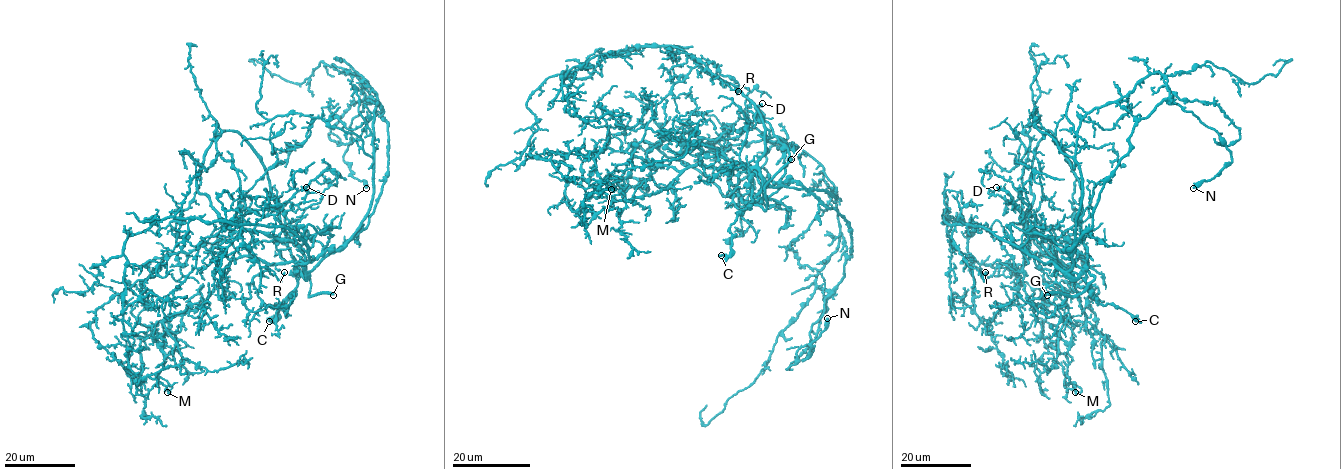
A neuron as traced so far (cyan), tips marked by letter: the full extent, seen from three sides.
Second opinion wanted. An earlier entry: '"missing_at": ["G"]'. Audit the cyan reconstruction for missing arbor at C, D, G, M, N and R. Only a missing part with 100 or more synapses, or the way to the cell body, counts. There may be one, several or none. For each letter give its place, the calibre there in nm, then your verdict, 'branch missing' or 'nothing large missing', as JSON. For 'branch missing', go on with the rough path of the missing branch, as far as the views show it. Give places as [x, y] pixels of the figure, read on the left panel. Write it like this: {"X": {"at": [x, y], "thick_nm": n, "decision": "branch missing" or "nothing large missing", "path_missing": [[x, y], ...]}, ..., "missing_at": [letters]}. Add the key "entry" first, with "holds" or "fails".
{"entry": "holds", "C": {"at": [269, 321], "thick_nm": 220, "decision": "nothing large missing"}, "D": {"at": [306, 187], "thick_nm": 150, "decision": "nothing large missing"}, "G": {"at": [333, 295], "thick_nm": 340, "decision": "branch missing", "path_missing": [[333, 295], [358, 267], [356, 263]]}, "M": {"at": [167, 392], "thick_nm": 170, "decision": "nothing large missing"}, "N": {"at": [366, 188], "thick_nm": 300, "decision": "nothing large missing"}, "R": {"at": [284, 272], "thick_nm": 180, "decision": "nothing large missing"}, "missing_at": ["G"]}

